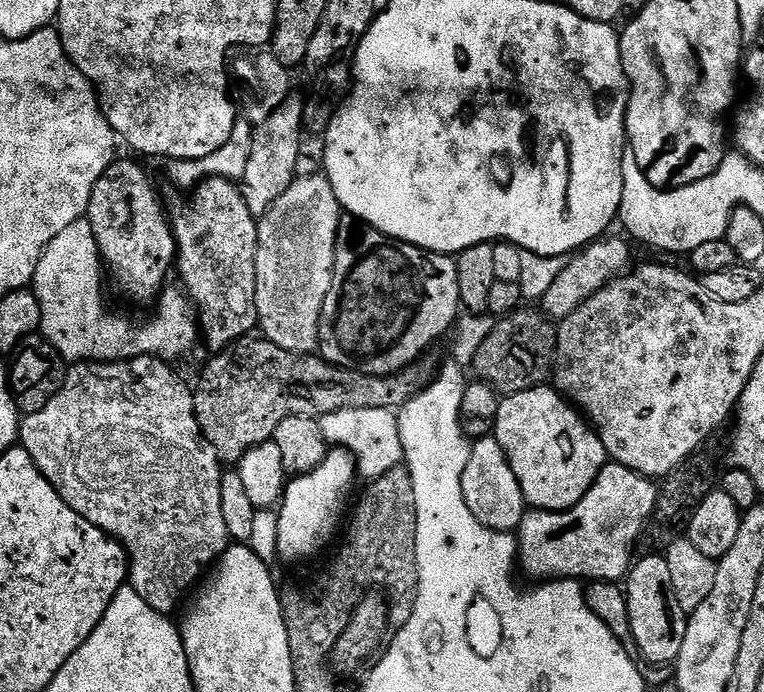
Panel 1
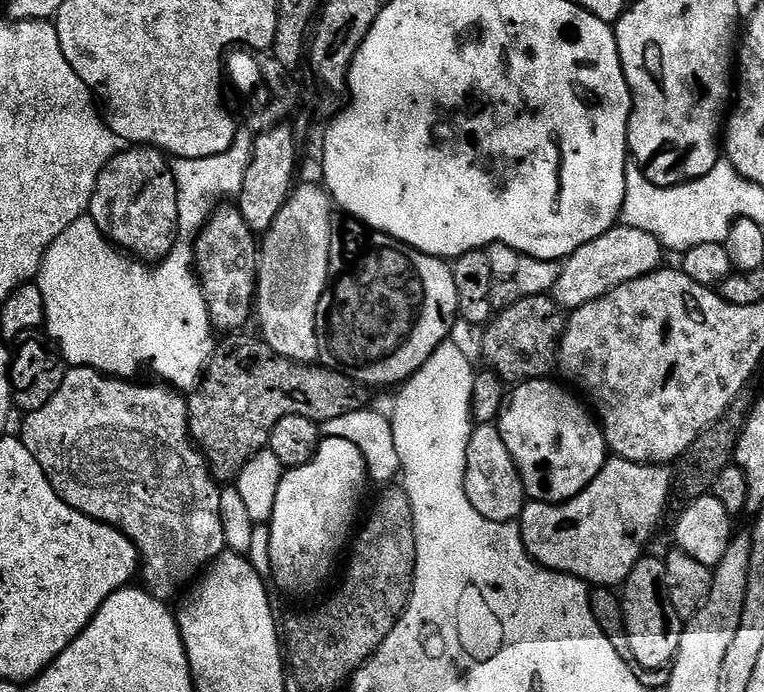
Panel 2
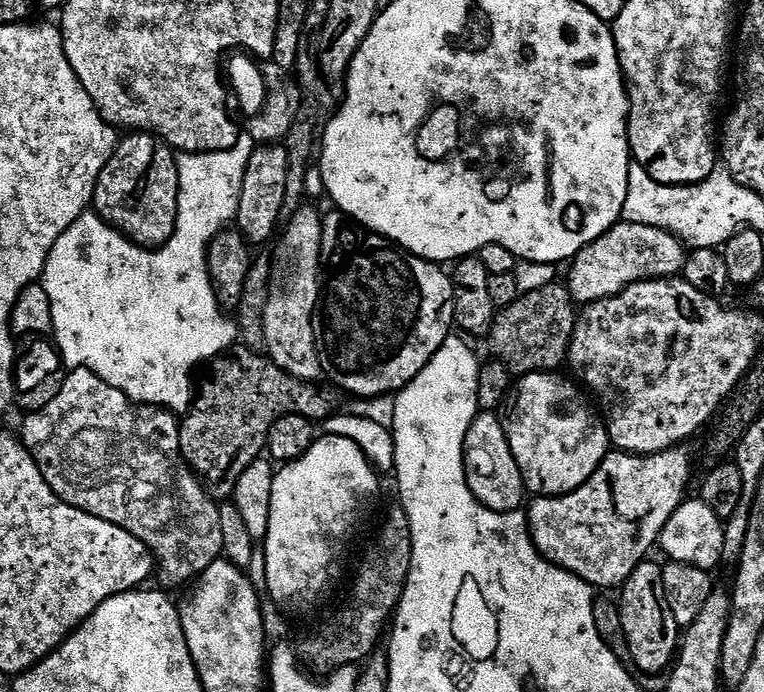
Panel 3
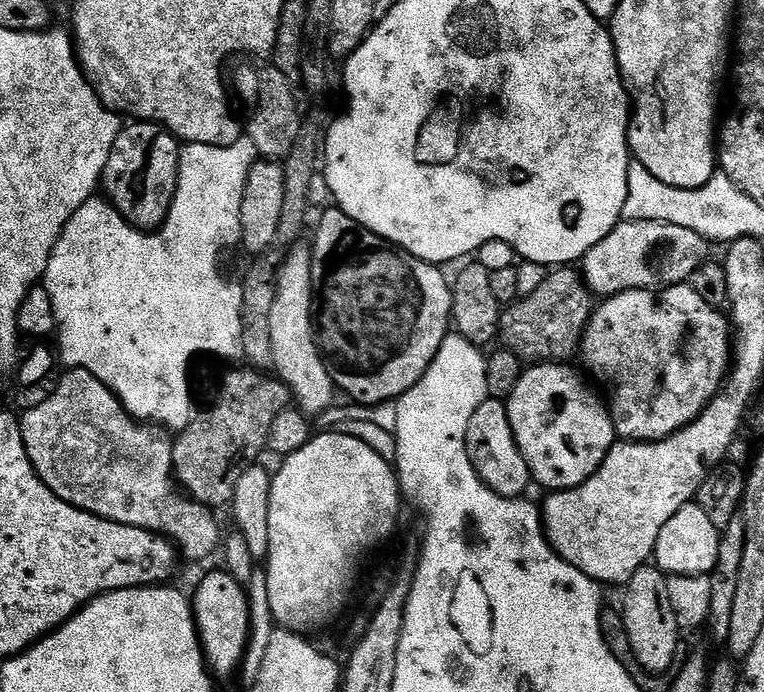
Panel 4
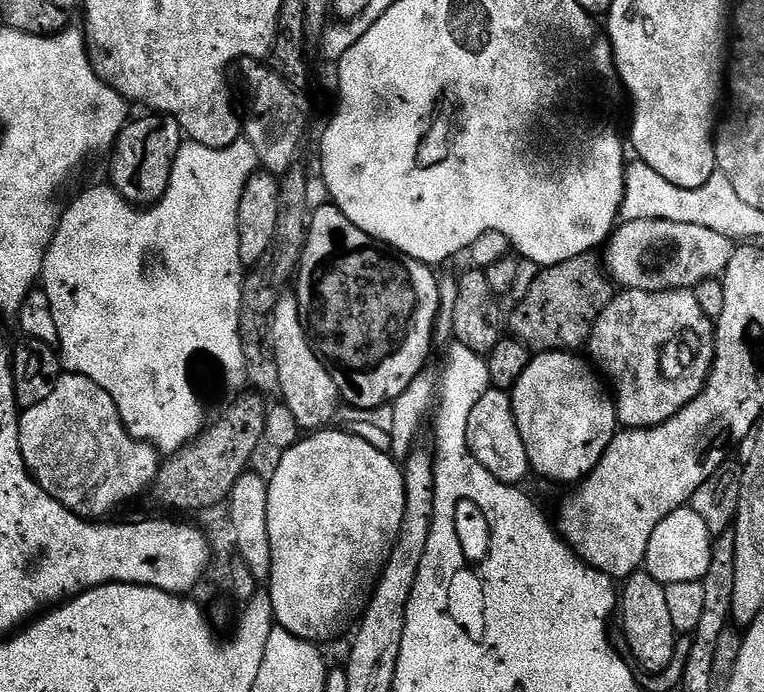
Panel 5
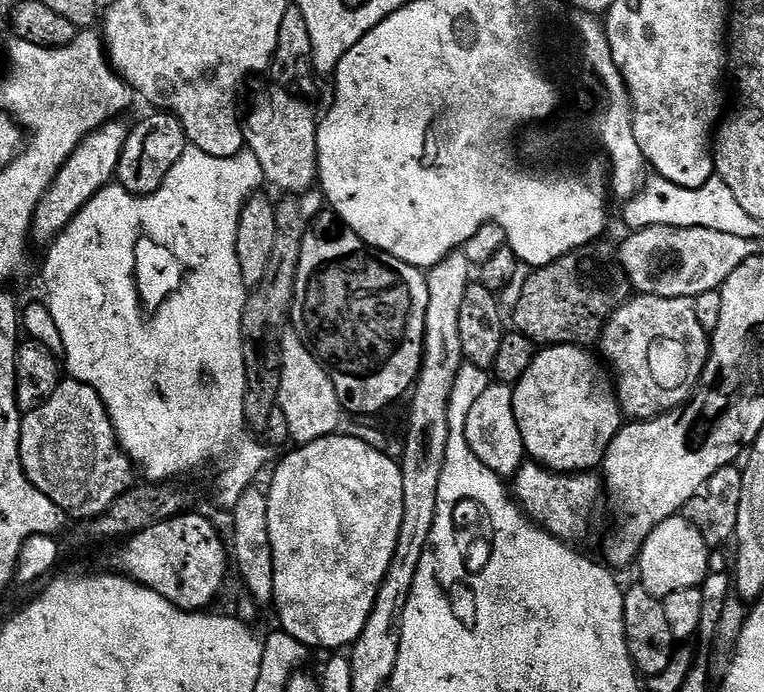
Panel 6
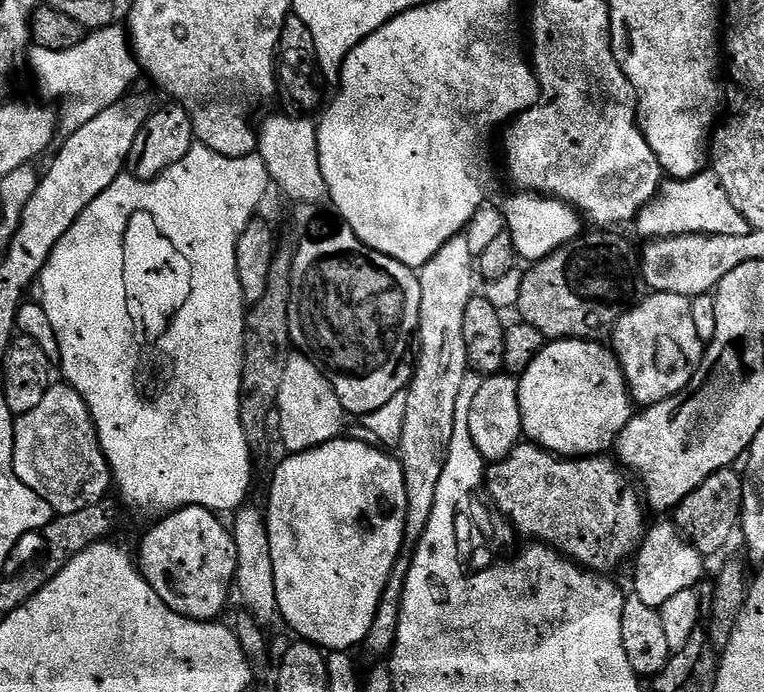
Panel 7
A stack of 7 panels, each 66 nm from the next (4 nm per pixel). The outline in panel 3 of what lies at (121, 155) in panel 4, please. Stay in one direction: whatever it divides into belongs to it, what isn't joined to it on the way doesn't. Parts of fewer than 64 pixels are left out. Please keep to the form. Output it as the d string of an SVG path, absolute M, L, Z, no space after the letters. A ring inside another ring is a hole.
M133 131L117 143L110 162L98 174L98 182L94 190L92 204L96 215L100 216L111 228L118 229L126 239L143 248L155 250L166 243L174 234L176 219L178 218L178 194L180 193L180 179L176 165L177 153L159 136L151 132Z

